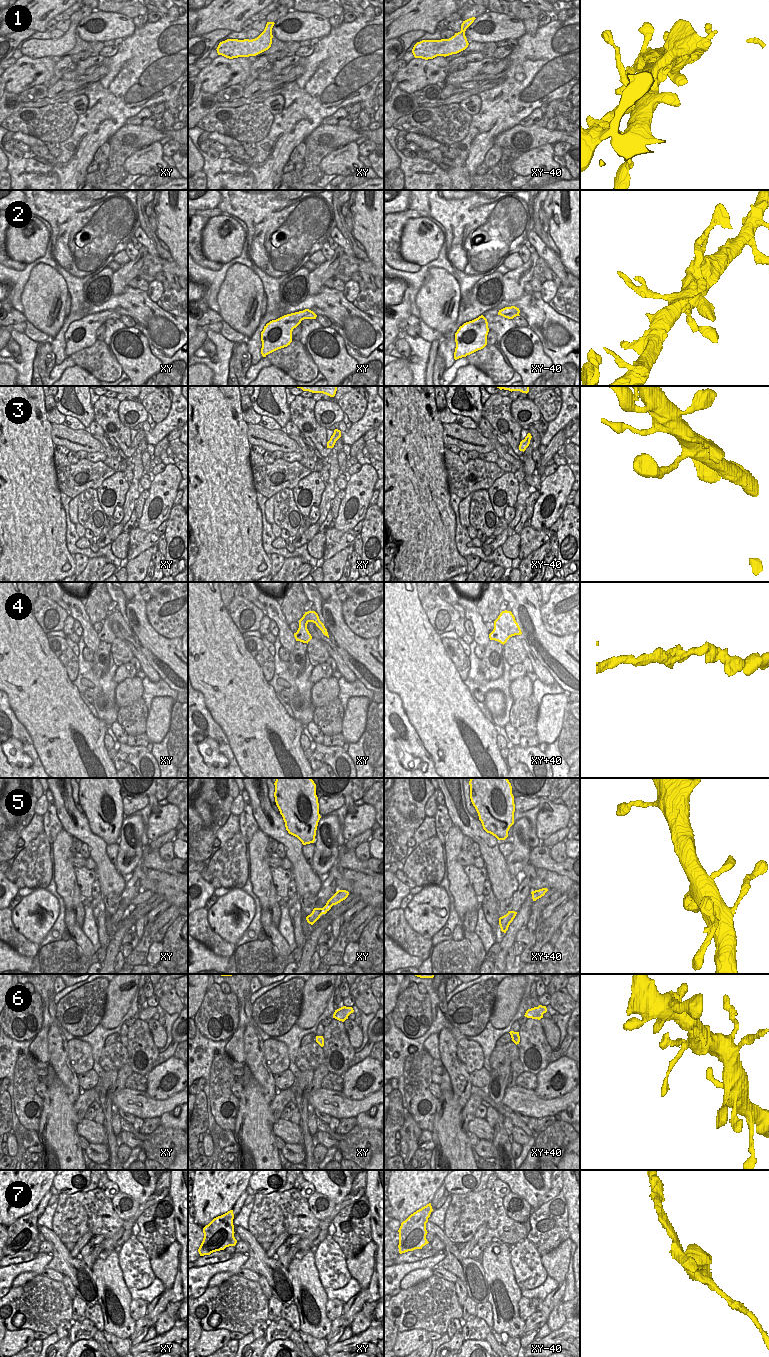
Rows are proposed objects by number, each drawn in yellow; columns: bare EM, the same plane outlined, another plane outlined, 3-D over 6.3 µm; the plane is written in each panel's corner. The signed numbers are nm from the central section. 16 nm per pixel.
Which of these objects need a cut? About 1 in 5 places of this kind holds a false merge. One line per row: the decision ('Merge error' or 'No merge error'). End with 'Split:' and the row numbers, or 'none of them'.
1: No merge error
2: No merge error
3: No merge error
4: No merge error
5: No merge error
6: No merge error
7: No merge error
Split: none of them.

